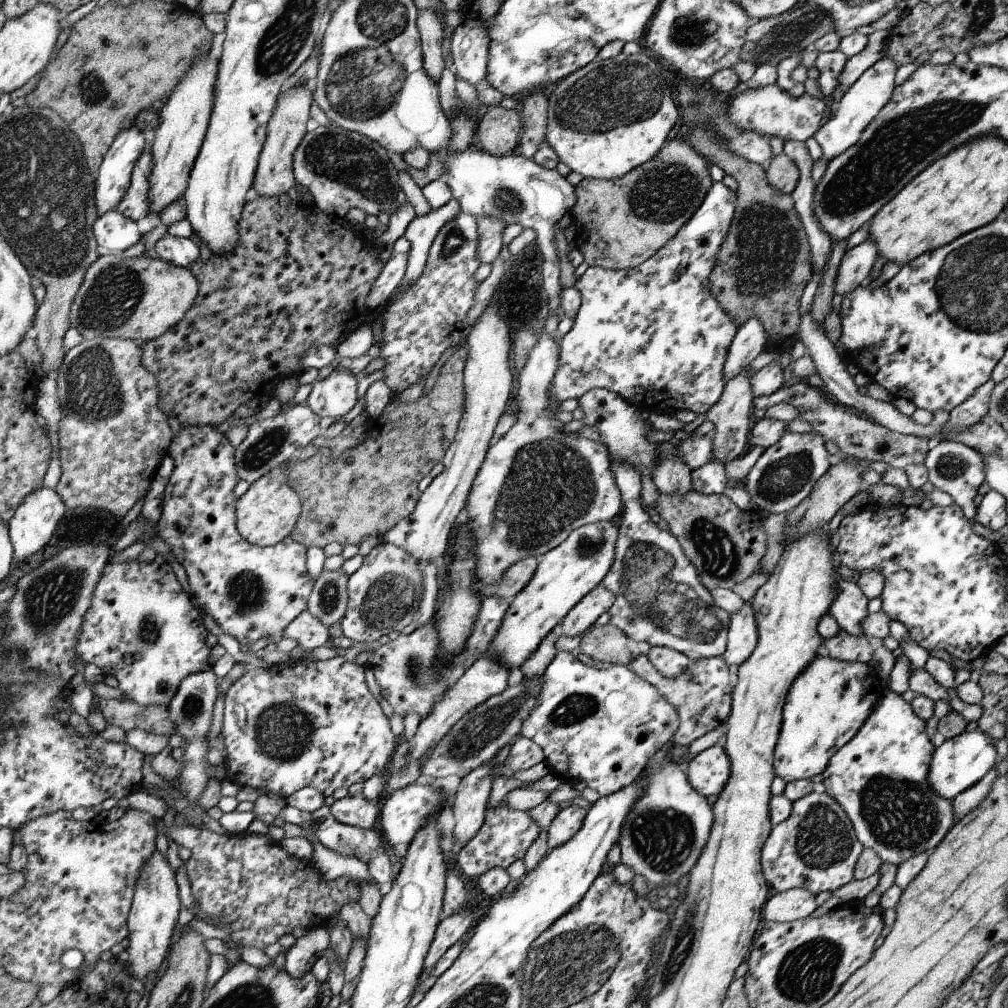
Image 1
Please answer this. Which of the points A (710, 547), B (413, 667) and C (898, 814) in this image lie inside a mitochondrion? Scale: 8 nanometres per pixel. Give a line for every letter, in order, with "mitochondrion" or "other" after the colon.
A: mitochondrion
B: mitochondrion
C: mitochondrion

